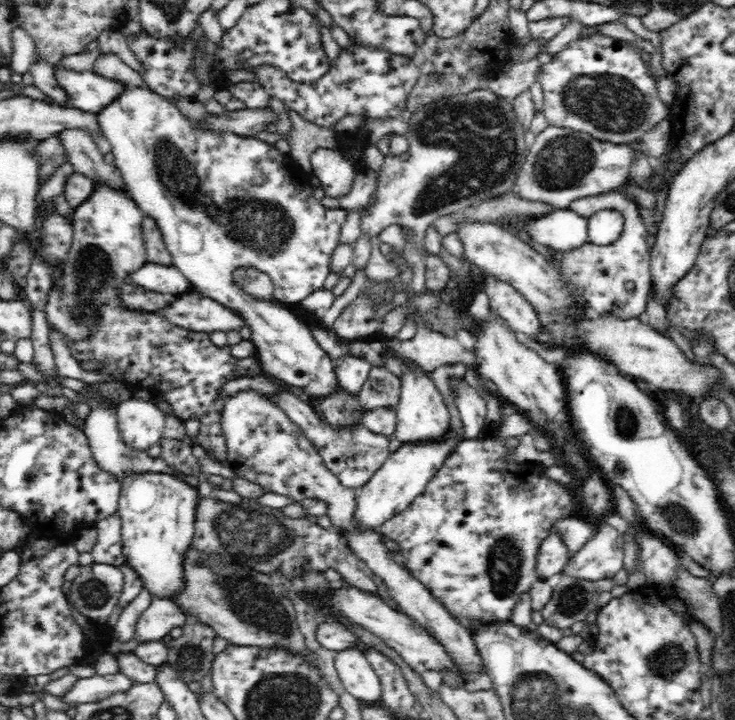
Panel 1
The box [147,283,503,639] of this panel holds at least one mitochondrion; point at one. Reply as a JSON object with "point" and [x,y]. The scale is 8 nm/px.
{"point":[257,534]}

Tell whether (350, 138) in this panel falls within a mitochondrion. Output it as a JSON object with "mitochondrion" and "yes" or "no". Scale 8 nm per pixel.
{"mitochondrion":"no"}

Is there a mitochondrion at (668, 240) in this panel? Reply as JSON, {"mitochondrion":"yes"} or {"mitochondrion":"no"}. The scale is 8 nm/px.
{"mitochondrion":"no"}

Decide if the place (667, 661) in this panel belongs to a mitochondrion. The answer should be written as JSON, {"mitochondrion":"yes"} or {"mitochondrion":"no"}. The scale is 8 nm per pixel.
{"mitochondrion":"yes"}

